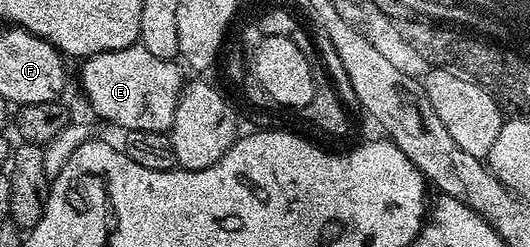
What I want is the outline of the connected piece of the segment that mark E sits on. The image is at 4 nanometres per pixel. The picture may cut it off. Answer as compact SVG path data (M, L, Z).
M140 42L132 44L118 52L100 52L88 57L81 68L81 88L89 99L89 104L105 120L118 124L121 130L129 131L155 131L168 133L173 127L177 98L183 91L183 79L178 66L172 60L155 58L151 50L147 50Z

